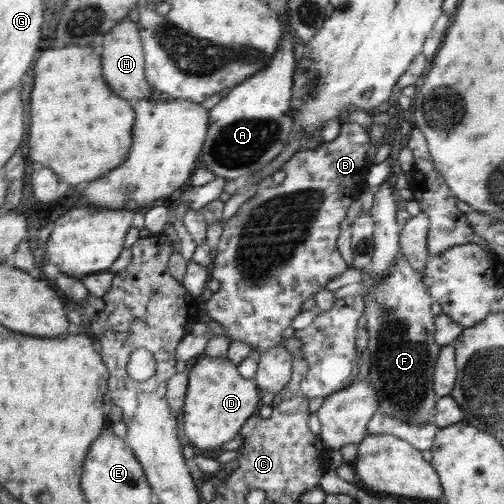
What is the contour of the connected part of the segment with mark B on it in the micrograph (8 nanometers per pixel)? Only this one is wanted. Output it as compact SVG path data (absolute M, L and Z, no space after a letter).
M346 119L341 123L340 128L341 132L334 141L324 142L315 150L306 151L302 149L294 153L288 162L284 162L280 170L276 170L274 174L270 174L270 176L262 180L258 185L256 194L245 204L242 204L242 207L236 212L235 216L230 218L223 226L223 232L218 243L218 252L213 259L213 265L209 272L210 279L216 279L220 282L220 288L206 301L205 312L207 312L207 315L210 316L212 320L224 326L224 332L226 332L226 338L229 343L234 341L244 342L244 344L248 344L248 346L252 346L256 351L261 352L280 345L283 342L283 338L281 338L280 335L292 324L292 320L298 316L298 313L302 311L302 304L304 304L310 296L314 296L316 292L324 289L324 286L328 285L330 280L337 278L350 268L344 259L342 259L340 252L338 252L336 240L338 234L340 234L340 222L347 217L347 211L352 202L359 200L362 192L366 190L367 184L365 177L369 167L373 164L367 160L367 154L371 150L369 132L358 123L351 123Z

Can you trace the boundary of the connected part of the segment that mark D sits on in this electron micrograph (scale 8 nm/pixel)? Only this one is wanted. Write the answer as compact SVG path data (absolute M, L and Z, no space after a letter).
M200 355L190 368L190 390L183 408L185 434L190 444L214 454L222 444L236 438L246 422L254 417L254 411L262 404L262 391L253 380L242 378L234 363L224 356Z

